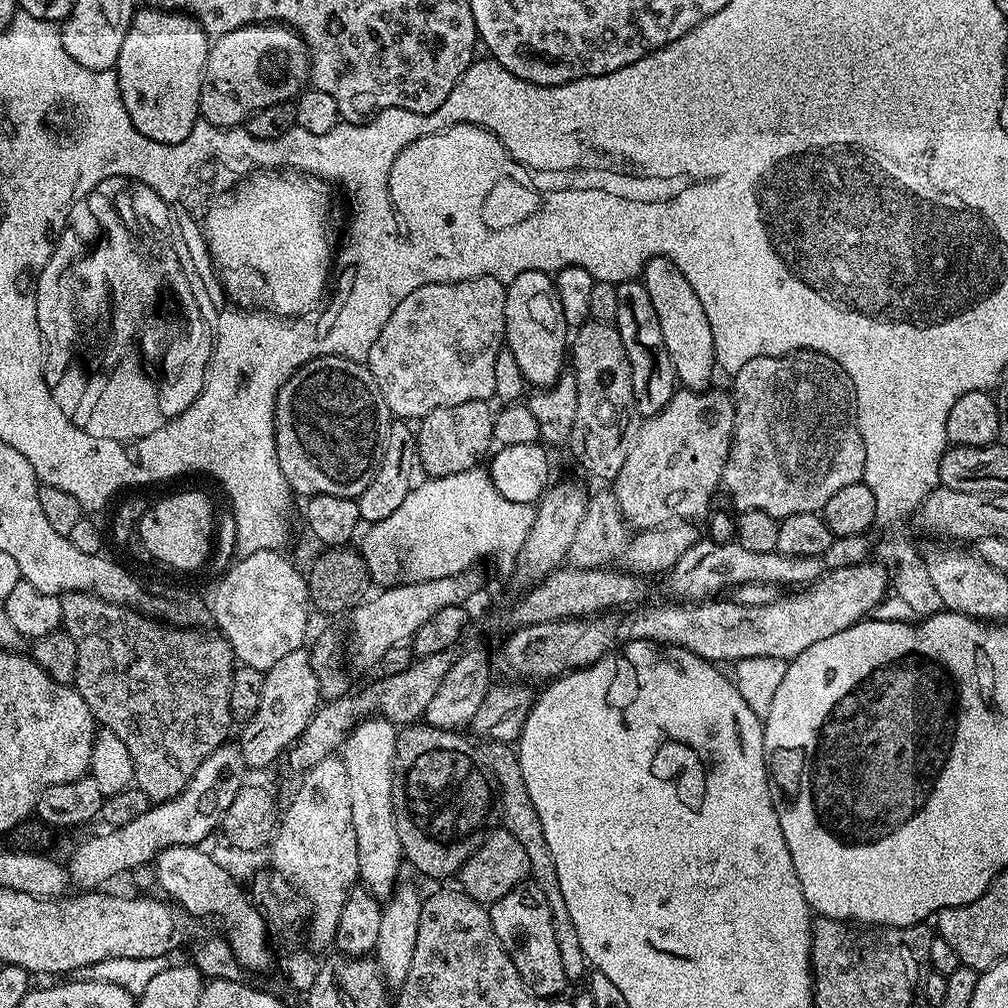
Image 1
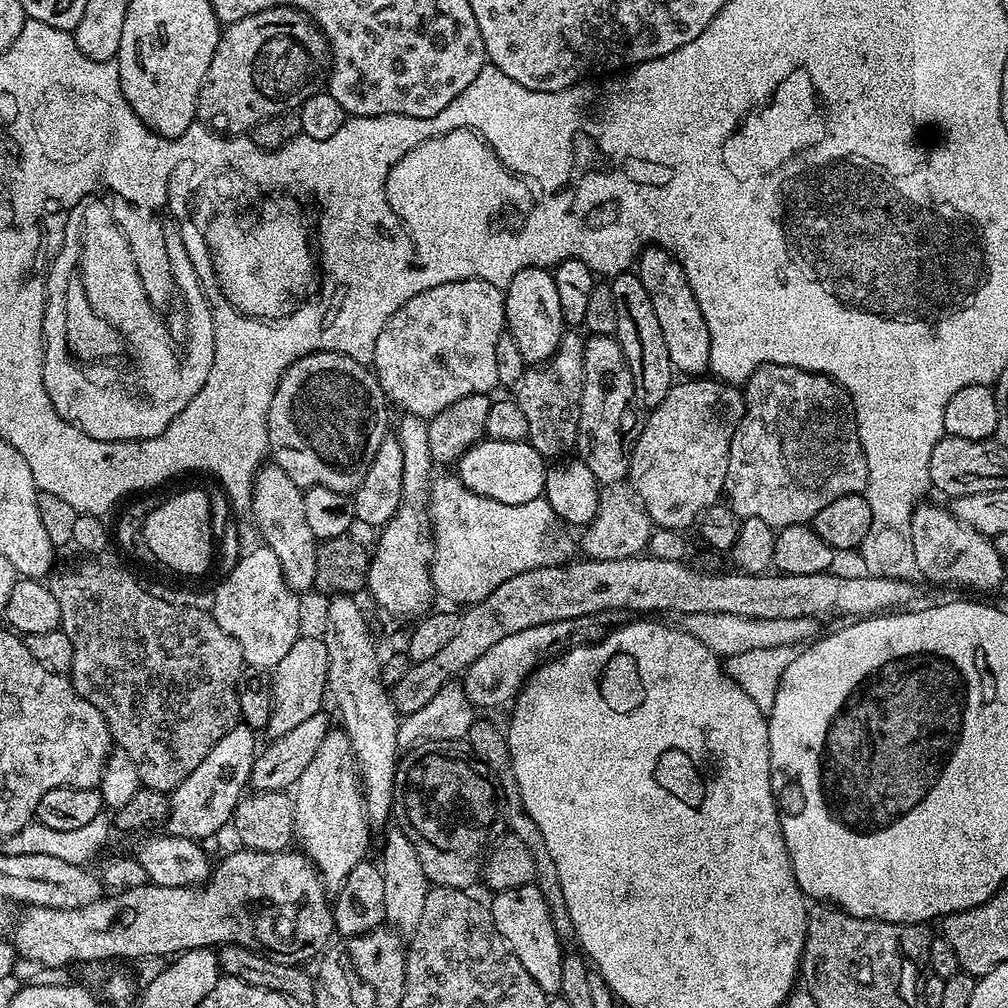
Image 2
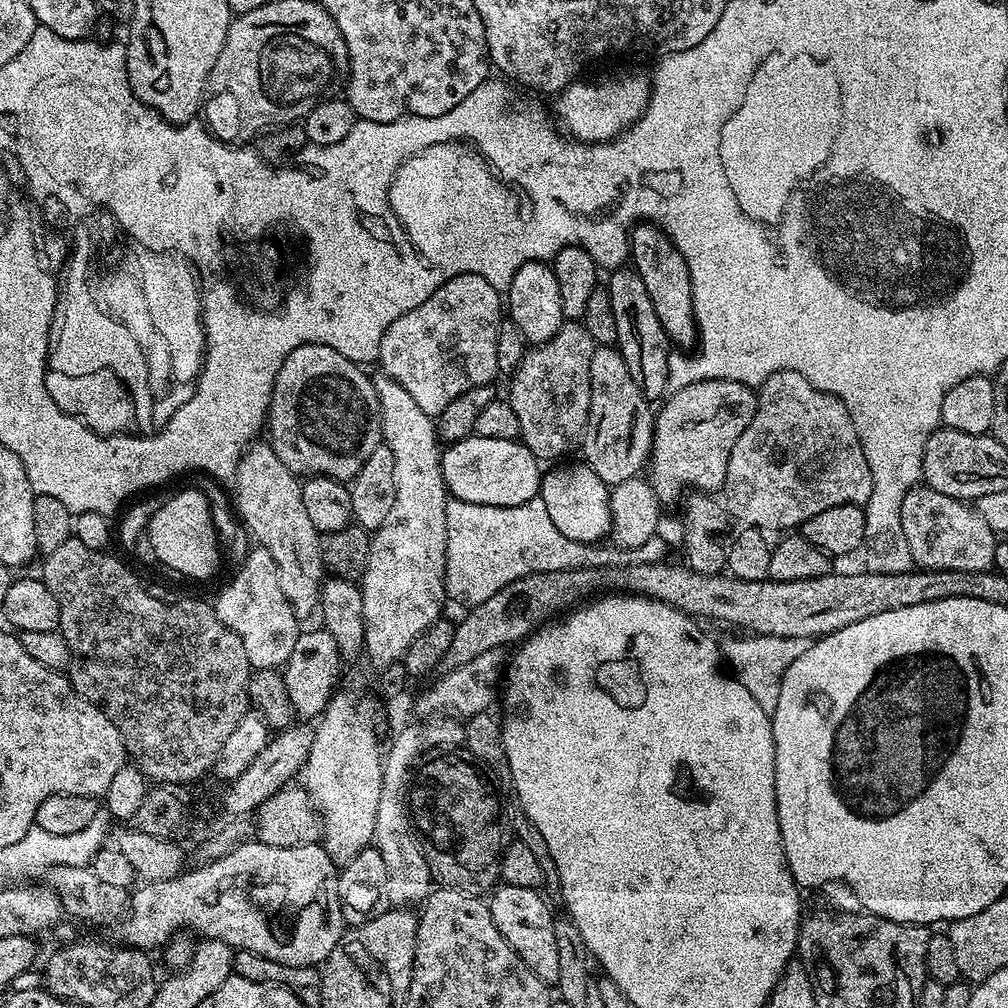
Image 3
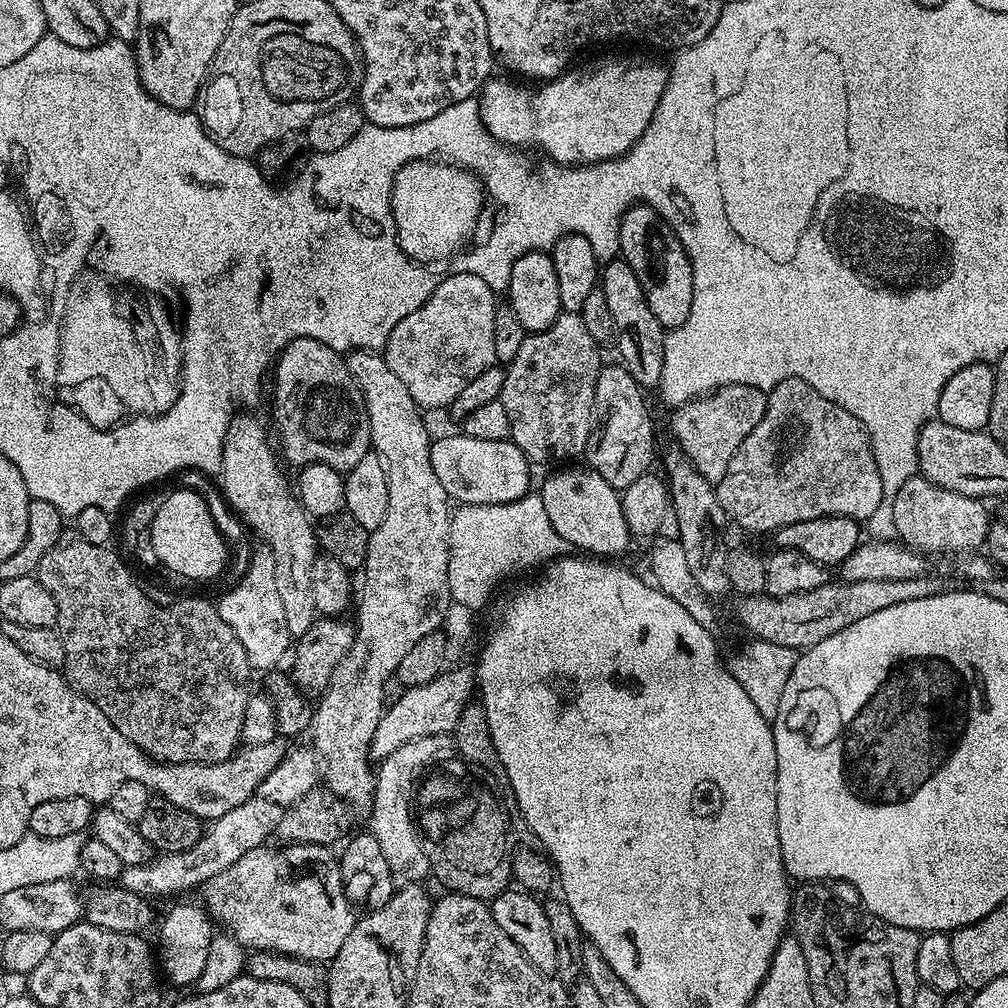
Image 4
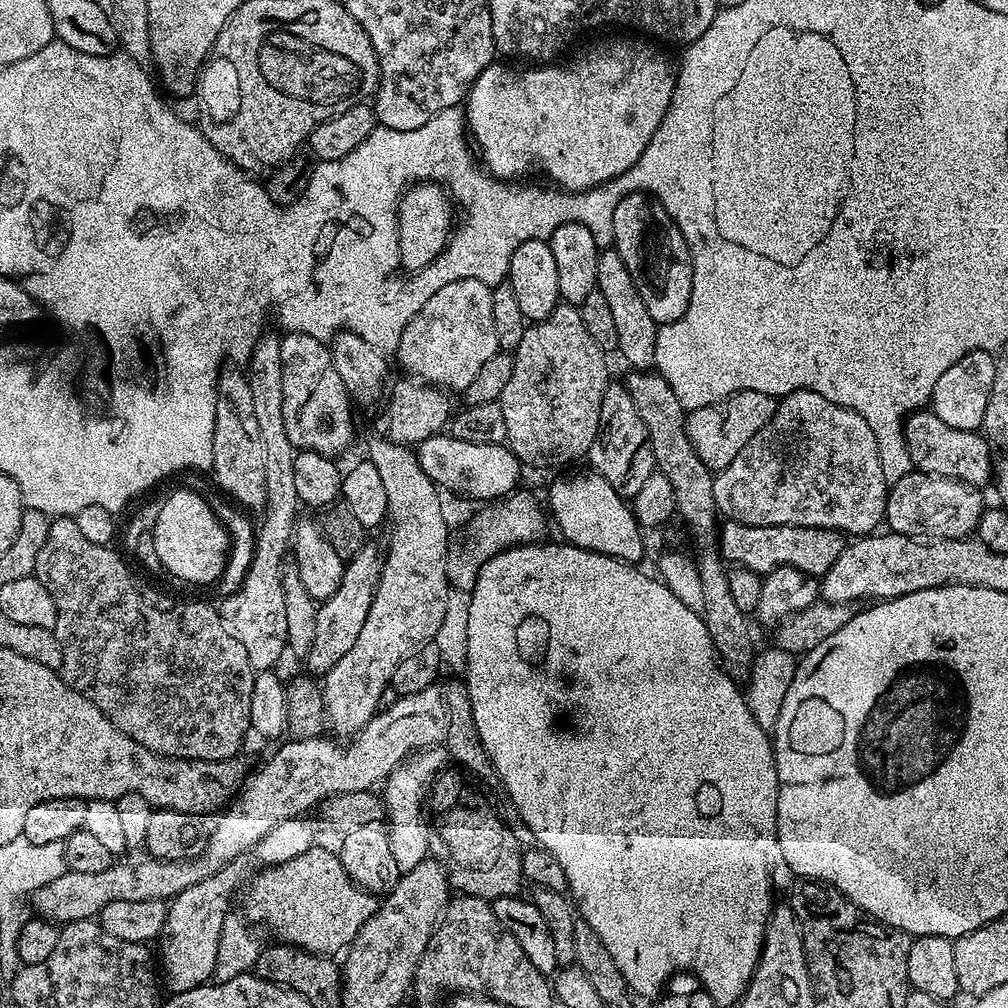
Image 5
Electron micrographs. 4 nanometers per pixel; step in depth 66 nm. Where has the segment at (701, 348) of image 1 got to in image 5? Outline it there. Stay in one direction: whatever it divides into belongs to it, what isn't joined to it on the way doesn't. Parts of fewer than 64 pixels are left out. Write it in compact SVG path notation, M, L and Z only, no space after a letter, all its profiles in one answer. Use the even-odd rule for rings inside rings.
M632 192L624 196L614 206L614 222L612 223L612 244L614 251L626 262L626 270L630 270L630 278L634 278L634 286L638 294L642 294L642 303L650 310L650 318L656 325L673 324L686 314L690 306L692 293L692 259L686 246L686 238L678 230L676 223L666 214L666 210L646 192Z

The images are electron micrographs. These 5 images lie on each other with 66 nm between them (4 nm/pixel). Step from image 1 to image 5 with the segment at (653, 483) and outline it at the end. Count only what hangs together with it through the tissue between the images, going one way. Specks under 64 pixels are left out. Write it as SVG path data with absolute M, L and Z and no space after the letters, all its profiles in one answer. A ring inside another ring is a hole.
M746 390L736 392L728 396L722 402L702 406L698 410L688 412L686 419L688 422L688 437L698 450L698 458L702 458L704 465L712 469L713 473L721 472L734 458L738 458L738 450L758 434L774 418L776 413L777 397L770 394L762 394L758 390Z

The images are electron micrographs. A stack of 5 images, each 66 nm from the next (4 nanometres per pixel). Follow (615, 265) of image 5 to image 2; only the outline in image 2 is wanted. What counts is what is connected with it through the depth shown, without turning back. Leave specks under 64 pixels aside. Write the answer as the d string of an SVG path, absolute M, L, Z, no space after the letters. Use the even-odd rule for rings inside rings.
M629 270L623 272L621 276L611 277L610 285L617 315L617 328L614 335L622 346L622 354L626 354L626 362L634 378L636 400L641 405L644 403L645 409L651 410L662 402L662 398L666 398L674 383L674 369L670 362L670 354L666 354L662 329L658 326L658 318L654 315L650 294L646 294L646 286L642 286L639 275L635 271Z

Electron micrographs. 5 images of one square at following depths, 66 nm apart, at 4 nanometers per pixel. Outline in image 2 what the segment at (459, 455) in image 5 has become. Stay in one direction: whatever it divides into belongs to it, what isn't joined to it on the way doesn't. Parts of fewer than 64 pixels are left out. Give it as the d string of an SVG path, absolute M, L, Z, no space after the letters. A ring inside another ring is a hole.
M487 438L466 450L458 462L458 479L474 494L494 498L494 502L503 504L521 504L534 502L534 498L544 496L545 457L534 450L534 446L525 441L498 442Z

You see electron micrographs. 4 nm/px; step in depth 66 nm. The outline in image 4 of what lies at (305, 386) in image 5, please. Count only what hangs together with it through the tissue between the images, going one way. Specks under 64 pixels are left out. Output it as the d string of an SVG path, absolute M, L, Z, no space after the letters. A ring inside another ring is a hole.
M298 338L291 340L282 351L280 351L278 359L274 364L274 373L276 372L276 432L280 435L280 448L284 451L283 459L295 466L303 466L305 464L321 464L322 466L330 466L334 470L342 473L348 473L351 468L358 466L358 461L372 448L372 435L370 434L370 422L368 421L368 412L364 409L364 396L360 392L360 388L356 384L356 380L350 374L345 357L341 353L336 352L330 346L323 345L314 338Z

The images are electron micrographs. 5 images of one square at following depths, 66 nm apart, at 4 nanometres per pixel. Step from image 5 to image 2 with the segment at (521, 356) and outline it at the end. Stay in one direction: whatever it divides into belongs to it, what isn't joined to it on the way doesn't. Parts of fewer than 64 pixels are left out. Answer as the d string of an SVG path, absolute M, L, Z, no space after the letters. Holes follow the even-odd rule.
M565 331L558 350L539 366L532 366L525 371L520 383L514 389L514 399L522 406L528 426L527 443L538 450L545 458L560 458L564 451L575 449L578 434L578 418L582 406L584 389L584 341L579 331Z

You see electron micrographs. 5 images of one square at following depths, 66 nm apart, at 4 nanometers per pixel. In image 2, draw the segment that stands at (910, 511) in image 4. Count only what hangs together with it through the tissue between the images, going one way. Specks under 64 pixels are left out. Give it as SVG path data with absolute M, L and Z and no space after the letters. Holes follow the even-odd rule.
M928 503L917 504L910 522L917 573L932 584L953 584L956 588L977 588L980 592L998 587L1004 580L1006 561L998 554L995 543L966 526L947 507Z

